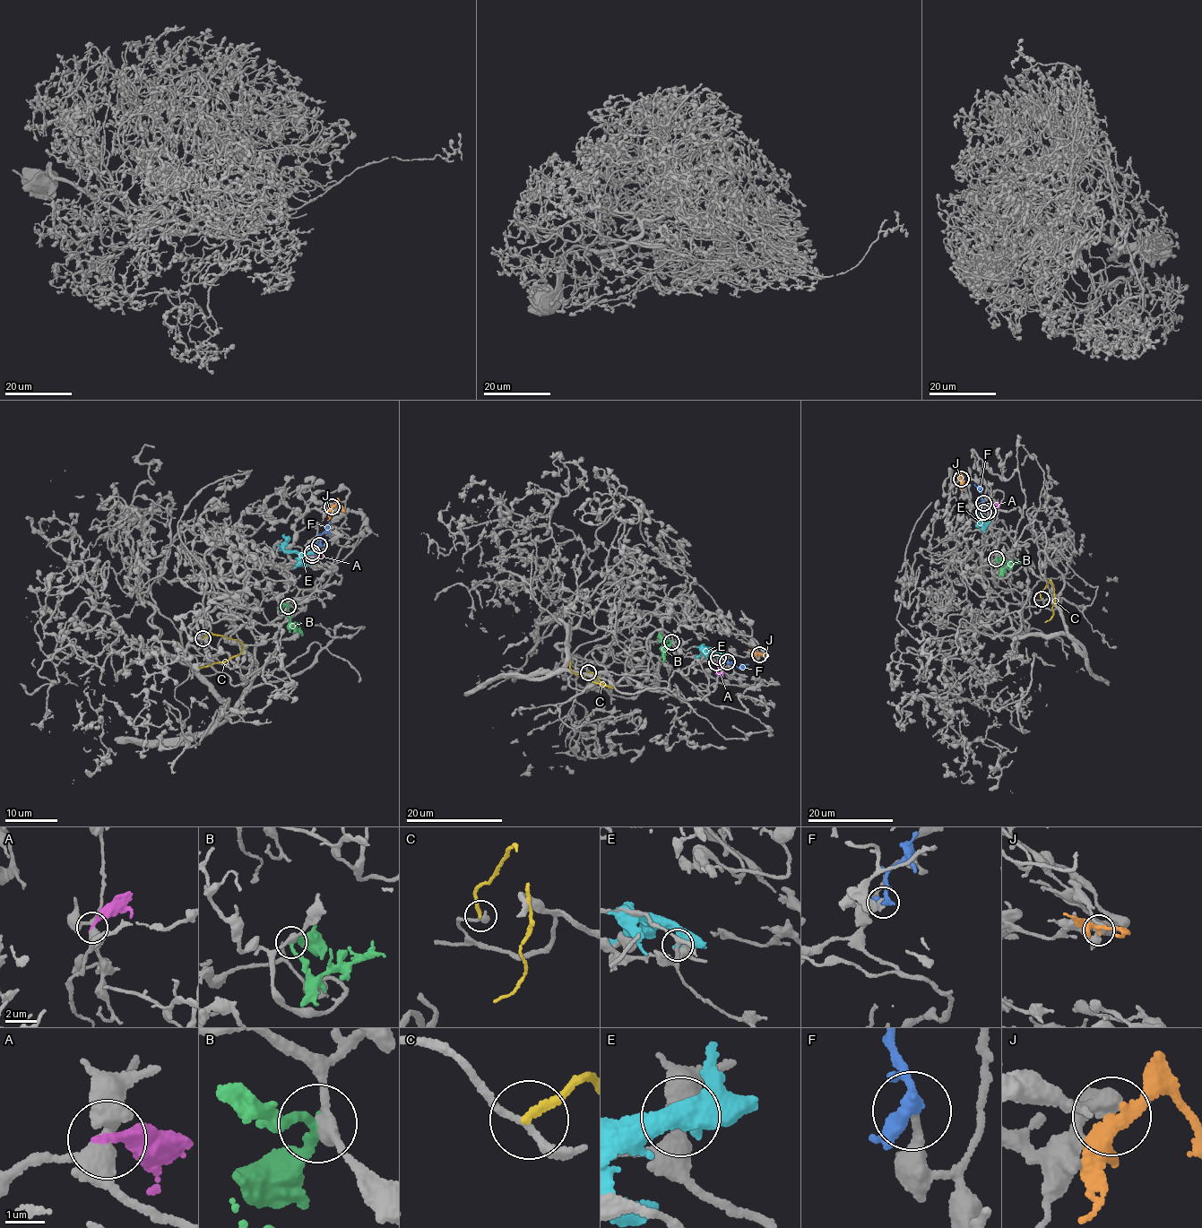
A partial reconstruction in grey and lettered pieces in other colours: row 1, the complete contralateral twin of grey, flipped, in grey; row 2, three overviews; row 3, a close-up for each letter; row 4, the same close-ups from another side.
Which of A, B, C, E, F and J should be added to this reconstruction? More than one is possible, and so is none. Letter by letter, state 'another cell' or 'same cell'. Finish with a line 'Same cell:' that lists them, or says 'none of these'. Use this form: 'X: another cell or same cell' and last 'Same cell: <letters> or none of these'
A: another cell
B: another cell
C: another cell
E: another cell
F: same cell
J: another cell
Same cell: F

